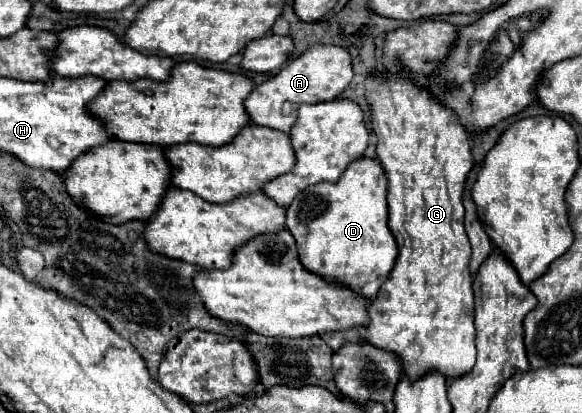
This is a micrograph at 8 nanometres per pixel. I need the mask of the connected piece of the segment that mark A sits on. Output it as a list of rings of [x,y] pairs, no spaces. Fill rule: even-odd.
[[[313,44],[309,46],[299,58],[289,62],[285,68],[281,68],[275,76],[259,84],[247,98],[245,98],[245,110],[253,124],[267,126],[279,132],[289,132],[297,118],[297,104],[317,104],[335,100],[345,86],[353,80],[351,70],[351,56],[341,46],[327,46],[327,44]],[[287,104],[291,110],[287,112]]]

